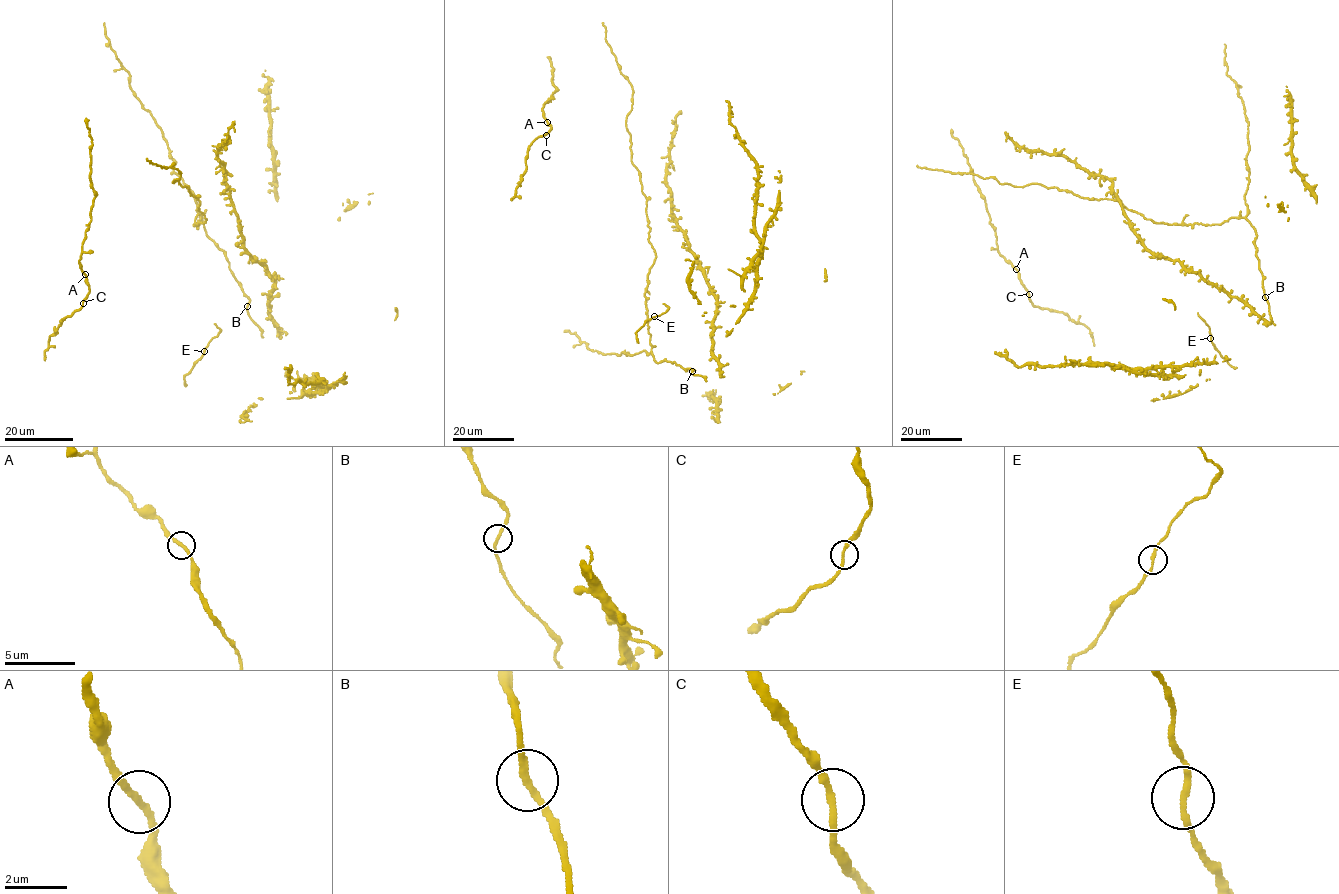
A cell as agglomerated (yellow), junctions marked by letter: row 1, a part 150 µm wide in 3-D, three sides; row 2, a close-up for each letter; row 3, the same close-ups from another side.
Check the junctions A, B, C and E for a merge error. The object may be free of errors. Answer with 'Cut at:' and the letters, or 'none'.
Cut at: none

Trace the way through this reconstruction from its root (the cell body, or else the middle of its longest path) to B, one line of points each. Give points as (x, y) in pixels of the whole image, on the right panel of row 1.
B: (1158, 223), (1212, 225), (1231, 217), (1244, 217), (1256, 235), (1254, 245), (1265, 297)

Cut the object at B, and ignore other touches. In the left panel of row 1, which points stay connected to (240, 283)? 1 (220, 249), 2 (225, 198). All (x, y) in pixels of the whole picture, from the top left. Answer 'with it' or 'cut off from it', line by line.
1: with it
2: cut off from it

